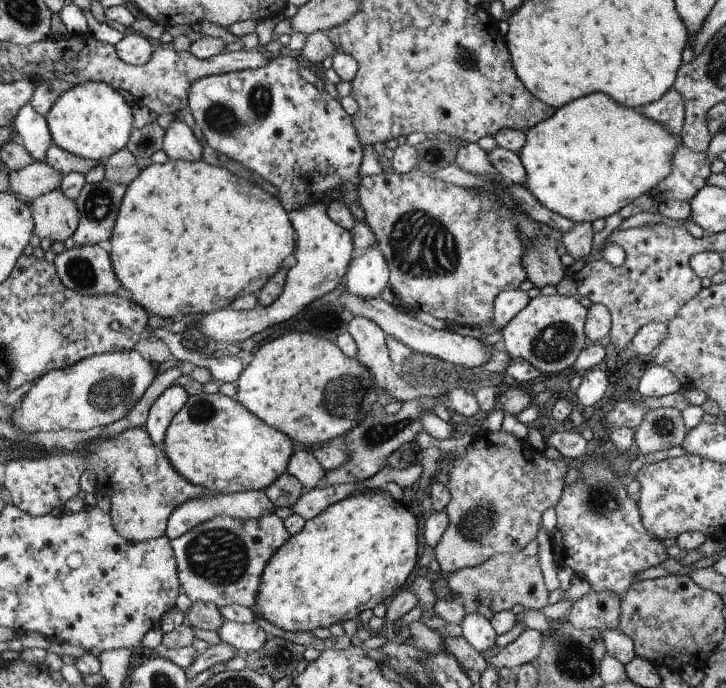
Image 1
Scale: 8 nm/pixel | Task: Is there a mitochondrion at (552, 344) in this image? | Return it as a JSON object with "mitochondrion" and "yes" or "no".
{"mitochondrion":"yes"}

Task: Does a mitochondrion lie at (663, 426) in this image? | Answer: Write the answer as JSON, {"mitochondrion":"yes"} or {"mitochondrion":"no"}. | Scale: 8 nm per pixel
{"mitochondrion":"yes"}

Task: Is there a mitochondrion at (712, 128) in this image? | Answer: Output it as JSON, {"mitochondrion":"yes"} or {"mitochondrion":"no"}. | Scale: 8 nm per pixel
{"mitochondrion":"no"}

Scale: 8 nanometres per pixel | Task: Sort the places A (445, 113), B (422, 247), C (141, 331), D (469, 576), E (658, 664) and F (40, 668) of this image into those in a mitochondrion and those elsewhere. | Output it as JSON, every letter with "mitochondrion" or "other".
{"A":"other","B":"mitochondrion","C":"other","D":"other","E":"other","F":"other"}

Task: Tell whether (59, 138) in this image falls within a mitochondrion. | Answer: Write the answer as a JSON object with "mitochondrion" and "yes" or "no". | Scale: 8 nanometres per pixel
{"mitochondrion":"no"}

